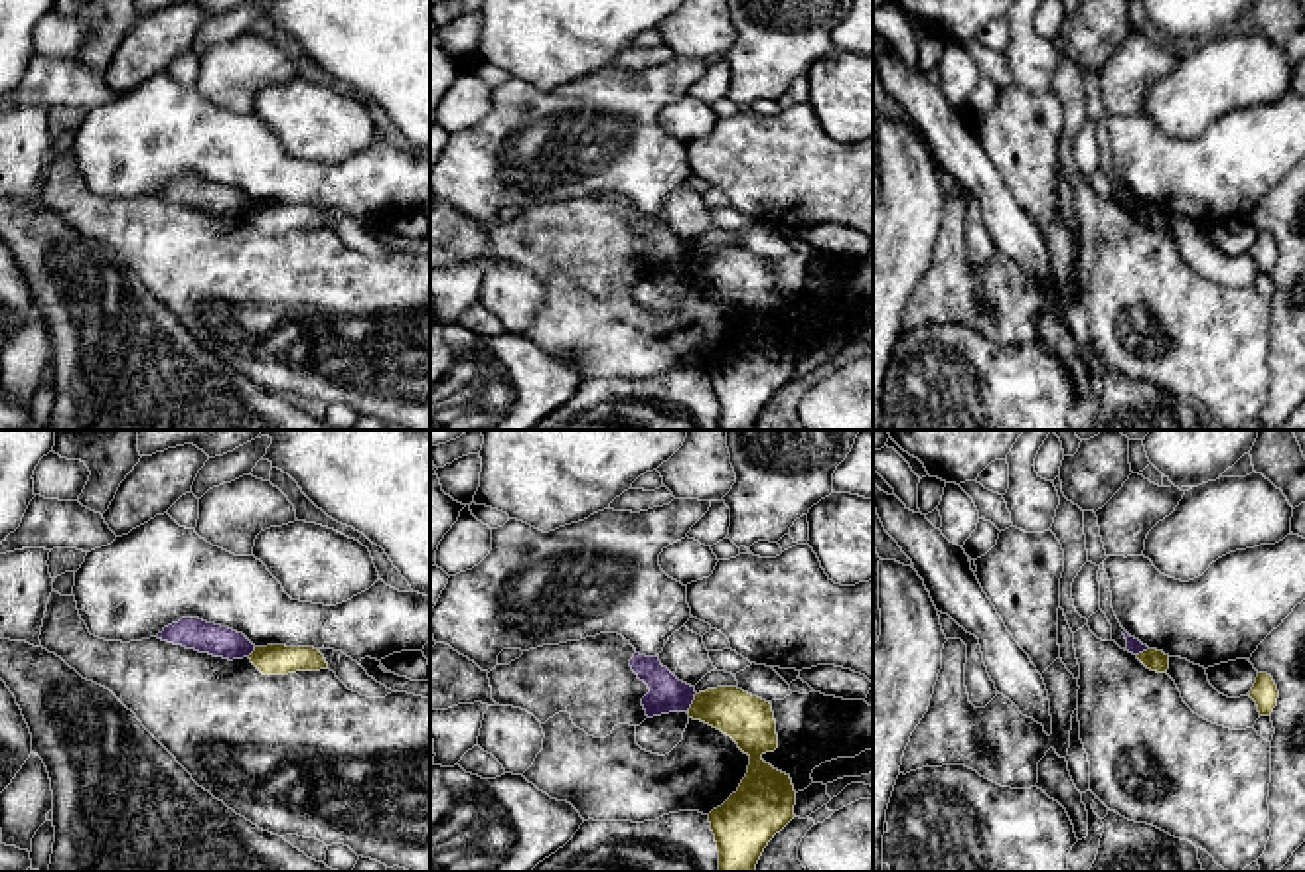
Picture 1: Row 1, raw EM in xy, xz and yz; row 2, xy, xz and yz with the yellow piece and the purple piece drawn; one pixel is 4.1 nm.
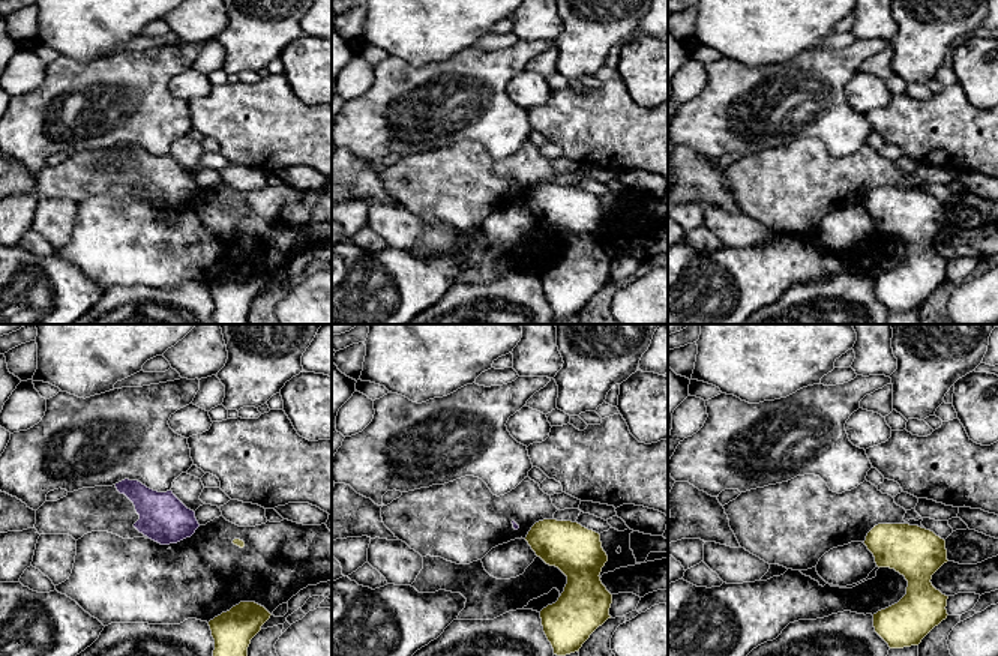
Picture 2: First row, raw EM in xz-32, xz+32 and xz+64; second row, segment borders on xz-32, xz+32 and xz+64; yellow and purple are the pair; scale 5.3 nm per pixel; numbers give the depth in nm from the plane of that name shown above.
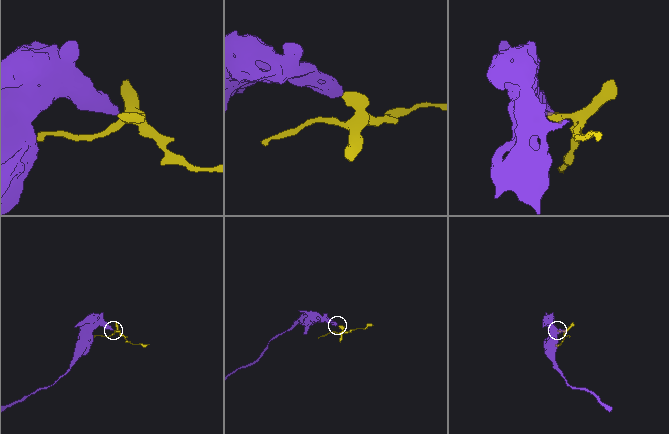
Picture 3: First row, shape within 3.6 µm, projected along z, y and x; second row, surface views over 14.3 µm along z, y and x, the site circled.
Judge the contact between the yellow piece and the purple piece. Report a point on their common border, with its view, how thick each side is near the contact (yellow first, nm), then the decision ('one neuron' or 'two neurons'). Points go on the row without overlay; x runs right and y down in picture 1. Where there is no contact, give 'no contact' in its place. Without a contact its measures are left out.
xz (693, 261) | 200/150 nm | two neurons

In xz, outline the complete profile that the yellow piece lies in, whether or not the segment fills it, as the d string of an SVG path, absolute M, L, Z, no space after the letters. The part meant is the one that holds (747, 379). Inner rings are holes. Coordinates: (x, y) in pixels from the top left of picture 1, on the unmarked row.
M717 245L695 253L687 272L730 294L750 314L738 349L709 371L709 381L719 430L756 430L768 400L796 375L790 333L762 318L778 306L772 262L738 245Z

